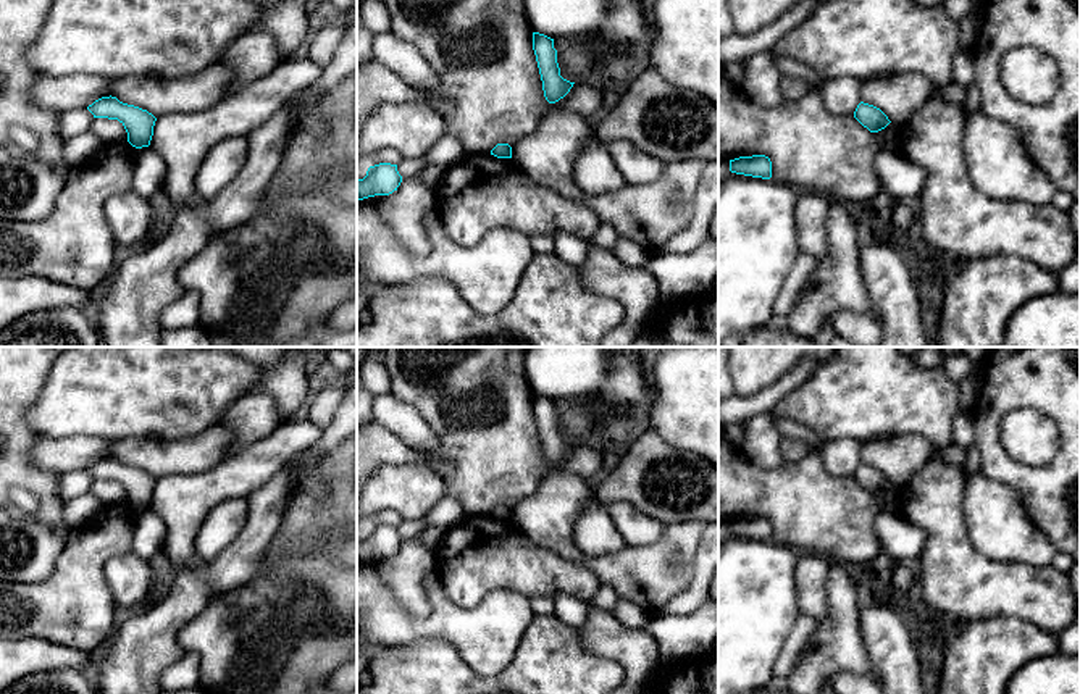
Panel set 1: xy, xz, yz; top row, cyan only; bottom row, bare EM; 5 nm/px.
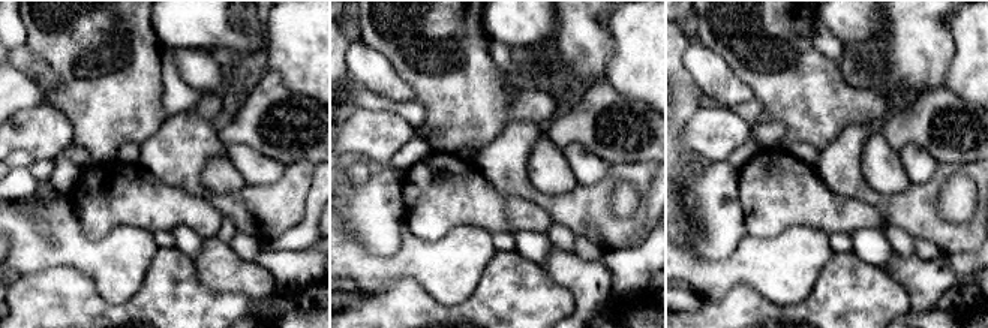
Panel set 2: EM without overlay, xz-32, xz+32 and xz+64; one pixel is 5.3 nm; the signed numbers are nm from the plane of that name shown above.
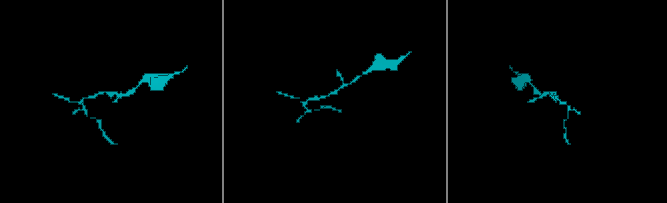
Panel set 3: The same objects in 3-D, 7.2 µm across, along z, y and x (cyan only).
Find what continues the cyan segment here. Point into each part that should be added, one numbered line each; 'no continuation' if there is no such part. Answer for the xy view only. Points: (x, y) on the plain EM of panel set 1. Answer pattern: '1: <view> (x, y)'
no continuation

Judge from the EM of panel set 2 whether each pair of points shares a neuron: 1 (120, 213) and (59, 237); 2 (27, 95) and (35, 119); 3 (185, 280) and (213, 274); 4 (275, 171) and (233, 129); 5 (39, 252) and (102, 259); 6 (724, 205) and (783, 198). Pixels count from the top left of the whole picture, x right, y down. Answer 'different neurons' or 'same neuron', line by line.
1: different neurons
2: different neurons
3: different neurons
4: different neurons
5: same neuron
6: different neurons

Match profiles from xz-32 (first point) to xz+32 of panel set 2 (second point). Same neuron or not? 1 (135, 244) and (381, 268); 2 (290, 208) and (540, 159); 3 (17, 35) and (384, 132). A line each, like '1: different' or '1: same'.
1: same
2: different
3: different

